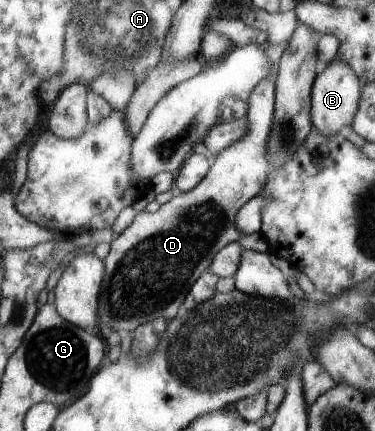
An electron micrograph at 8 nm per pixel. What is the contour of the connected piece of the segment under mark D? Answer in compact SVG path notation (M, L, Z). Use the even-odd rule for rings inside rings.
M276 62L271 72L262 78L250 92L247 99L248 129L242 140L223 149L204 179L187 192L176 192L170 201L160 206L155 212L138 212L132 223L113 239L108 256L103 260L105 265L104 279L97 301L97 328L108 325L114 331L134 331L139 325L150 324L158 318L166 323L182 312L183 301L186 299L190 286L206 271L214 256L230 242L241 243L246 250L268 253L268 242L263 233L245 234L236 225L236 213L248 200L251 200L267 182L269 161L267 158L267 139L275 112L275 79L279 62Z

